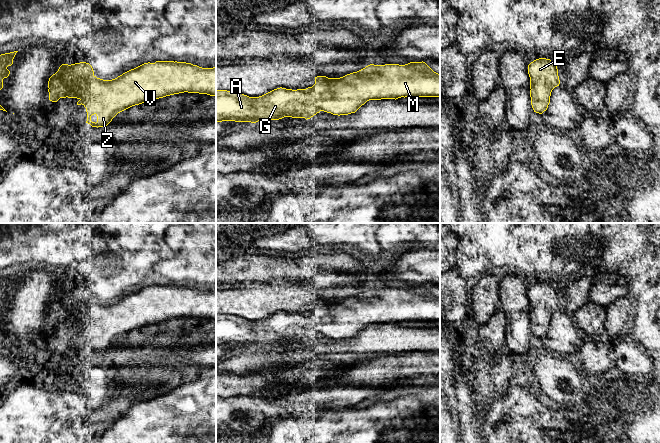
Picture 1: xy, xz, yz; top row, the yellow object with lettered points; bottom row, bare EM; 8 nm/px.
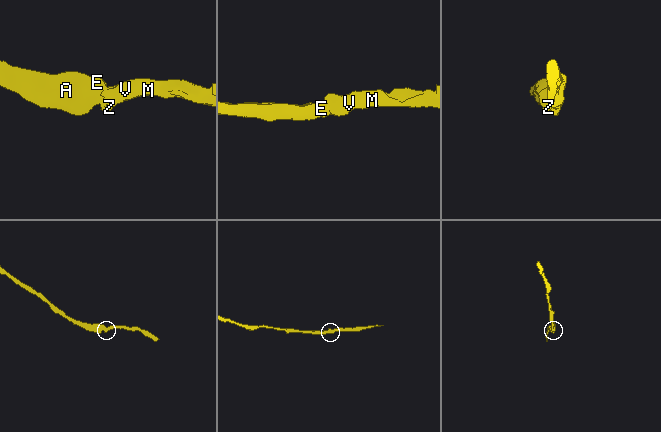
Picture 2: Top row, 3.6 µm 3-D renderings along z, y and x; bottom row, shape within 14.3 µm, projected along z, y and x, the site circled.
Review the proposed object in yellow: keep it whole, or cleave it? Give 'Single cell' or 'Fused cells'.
Single cell

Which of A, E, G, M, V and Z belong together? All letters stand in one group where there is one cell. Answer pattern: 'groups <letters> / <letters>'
groups A E G M V Z

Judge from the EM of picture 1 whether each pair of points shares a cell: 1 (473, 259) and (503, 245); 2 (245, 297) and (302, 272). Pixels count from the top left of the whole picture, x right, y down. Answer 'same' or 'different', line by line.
1: same
2: different

